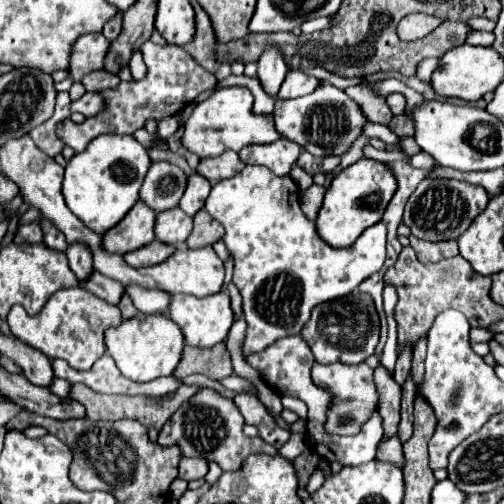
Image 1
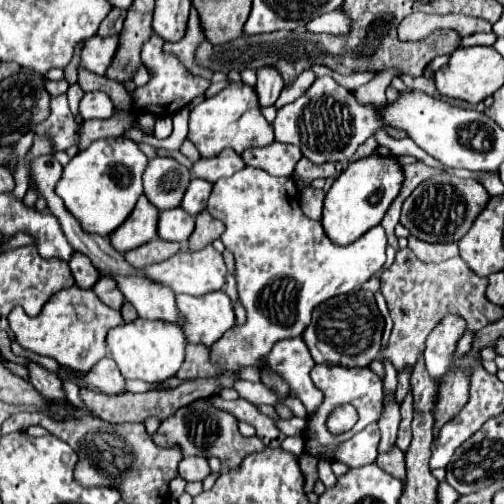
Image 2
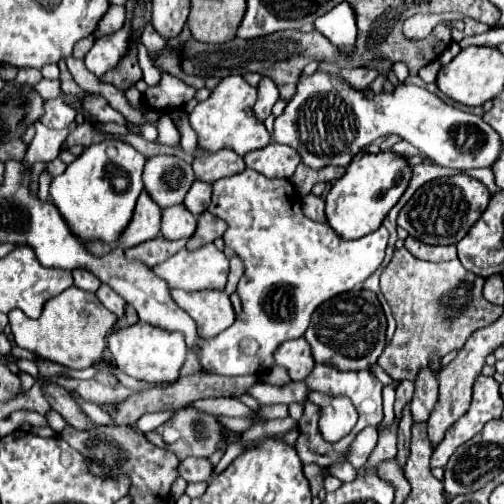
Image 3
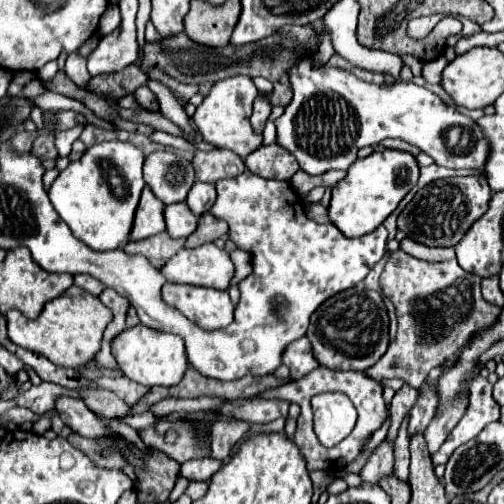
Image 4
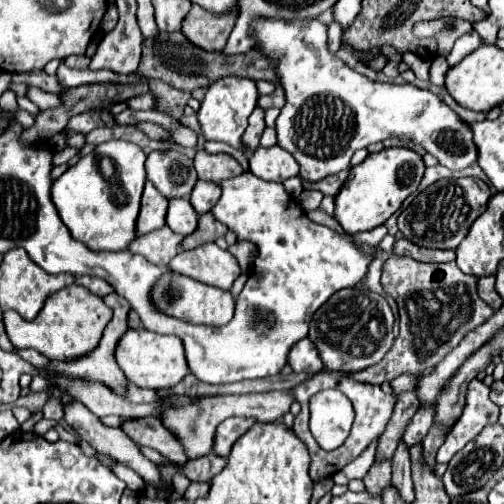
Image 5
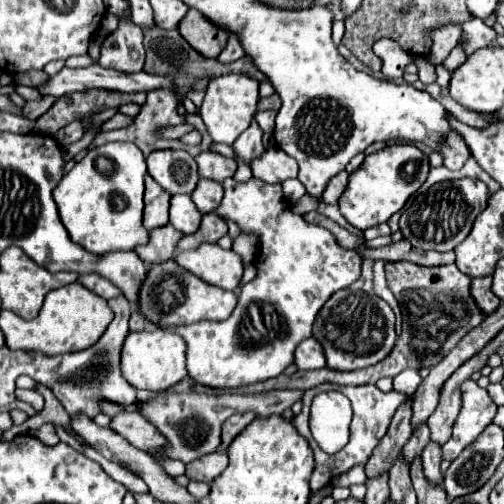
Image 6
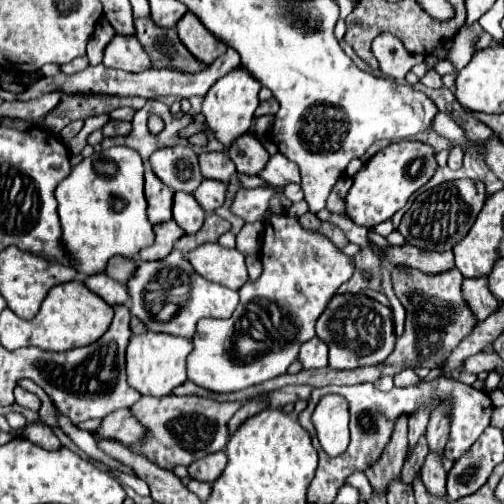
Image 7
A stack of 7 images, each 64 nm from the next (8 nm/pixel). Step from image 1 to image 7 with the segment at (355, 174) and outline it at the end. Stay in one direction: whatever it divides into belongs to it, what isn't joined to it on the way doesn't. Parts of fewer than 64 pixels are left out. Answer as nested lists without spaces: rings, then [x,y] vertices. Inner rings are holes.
[[[414,140],[390,144],[388,148],[374,154],[354,176],[354,184],[346,196],[348,216],[352,218],[352,222],[364,228],[376,226],[392,218],[408,202],[408,198],[434,176],[436,168],[438,168],[436,152],[432,146],[414,142]],[[432,154],[434,154],[434,160],[432,160]]]

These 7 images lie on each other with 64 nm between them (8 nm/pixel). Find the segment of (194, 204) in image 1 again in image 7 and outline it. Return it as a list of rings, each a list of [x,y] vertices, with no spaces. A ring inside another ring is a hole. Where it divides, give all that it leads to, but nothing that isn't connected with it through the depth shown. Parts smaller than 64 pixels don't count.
[[[202,180],[200,188],[196,188],[194,198],[206,212],[214,212],[224,204],[226,198],[226,184],[220,180]]]

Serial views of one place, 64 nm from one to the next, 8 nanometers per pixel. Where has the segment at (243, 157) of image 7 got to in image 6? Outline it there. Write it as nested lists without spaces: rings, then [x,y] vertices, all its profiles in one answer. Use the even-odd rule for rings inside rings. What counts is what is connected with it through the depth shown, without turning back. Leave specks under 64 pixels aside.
[[[252,120],[252,124],[248,126],[248,130],[236,138],[236,142],[232,144],[234,148],[234,154],[238,160],[246,162],[248,166],[252,164],[252,160],[256,160],[256,156],[262,156],[264,154],[264,146],[262,146],[262,130],[258,128],[256,120]]]

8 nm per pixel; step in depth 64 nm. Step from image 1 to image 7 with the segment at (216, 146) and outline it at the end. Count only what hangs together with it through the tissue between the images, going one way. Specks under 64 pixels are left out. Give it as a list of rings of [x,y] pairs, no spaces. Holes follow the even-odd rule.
[[[242,68],[233,69],[228,76],[222,77],[208,90],[208,94],[204,96],[202,114],[206,116],[210,130],[216,134],[216,138],[222,144],[230,146],[234,138],[250,130],[254,110],[258,108],[258,92],[260,92],[260,84]]]

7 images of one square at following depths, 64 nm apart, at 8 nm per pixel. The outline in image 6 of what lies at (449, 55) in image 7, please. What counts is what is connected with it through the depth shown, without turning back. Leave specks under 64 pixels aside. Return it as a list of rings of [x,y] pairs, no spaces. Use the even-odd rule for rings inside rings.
[[[472,18],[472,20],[466,22],[466,28],[462,24],[462,36],[460,36],[458,42],[462,44],[462,50],[468,58],[478,48],[490,46],[494,40],[496,40],[496,32],[492,28],[488,28],[480,18]]]

